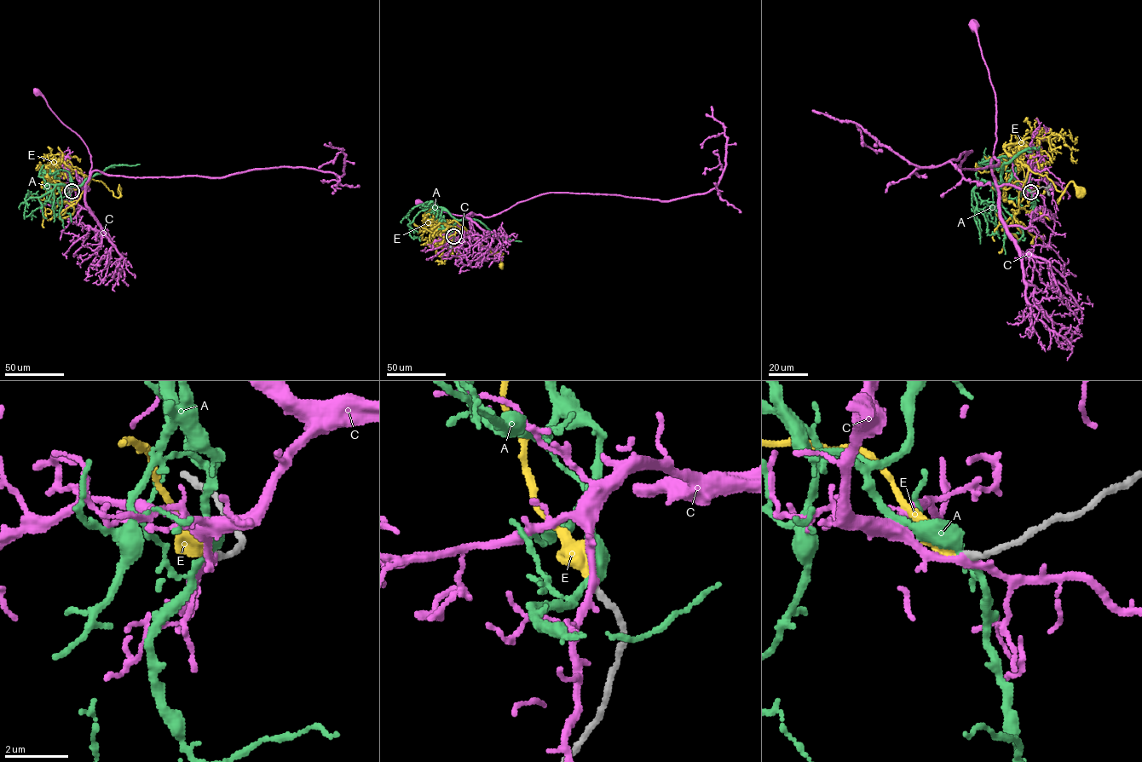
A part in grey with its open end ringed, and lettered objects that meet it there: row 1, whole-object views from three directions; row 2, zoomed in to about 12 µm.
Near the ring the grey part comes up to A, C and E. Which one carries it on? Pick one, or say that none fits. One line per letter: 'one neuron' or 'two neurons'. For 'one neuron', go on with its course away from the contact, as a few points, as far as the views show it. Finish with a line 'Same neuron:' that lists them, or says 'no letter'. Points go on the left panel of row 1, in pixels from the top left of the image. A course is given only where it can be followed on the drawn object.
A: two neurons
C: two neurons
E: one neuron; it runs (72, 191), (66, 185), (76, 189), (90, 178), (115, 197), (118, 185), (119, 191)
Same neuron: E

